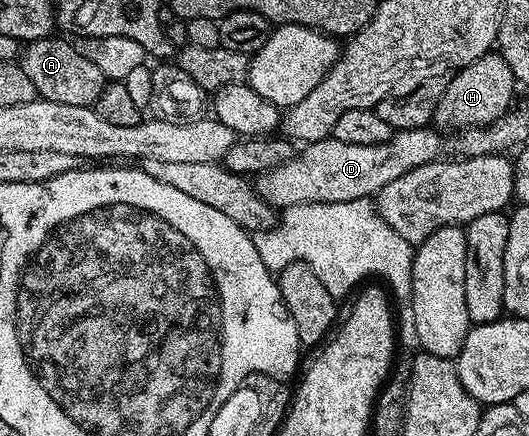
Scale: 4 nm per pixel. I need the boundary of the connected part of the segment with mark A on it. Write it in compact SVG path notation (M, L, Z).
M52 35L28 42L24 46L25 58L20 58L19 64L27 71L31 83L35 83L38 98L55 103L67 103L67 107L96 106L101 92L105 90L107 79L91 59L82 53L76 44L60 41L60 36Z

